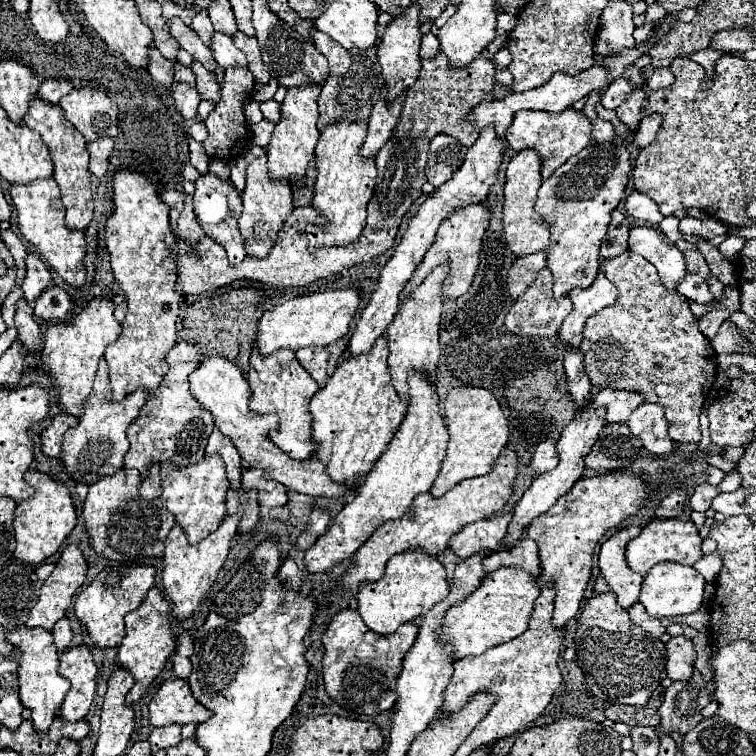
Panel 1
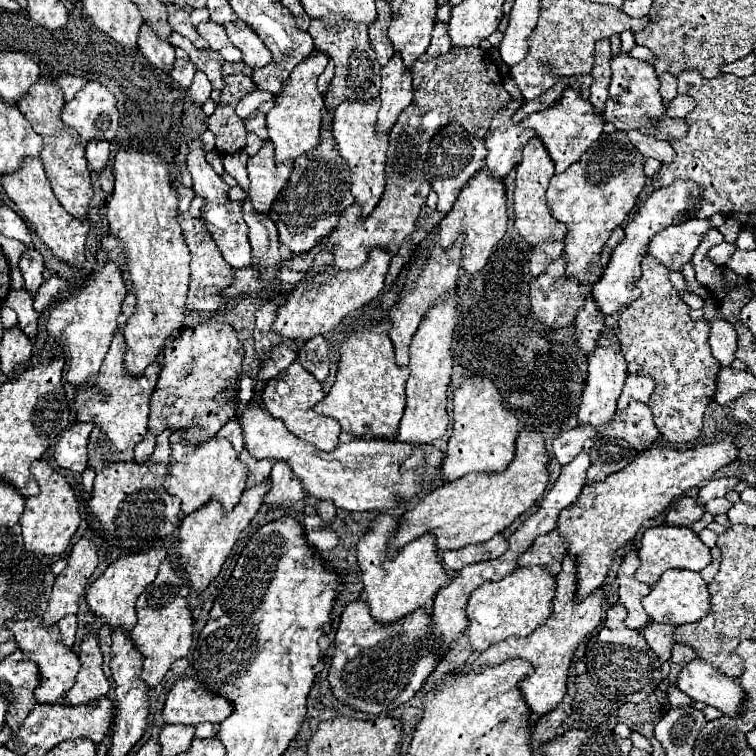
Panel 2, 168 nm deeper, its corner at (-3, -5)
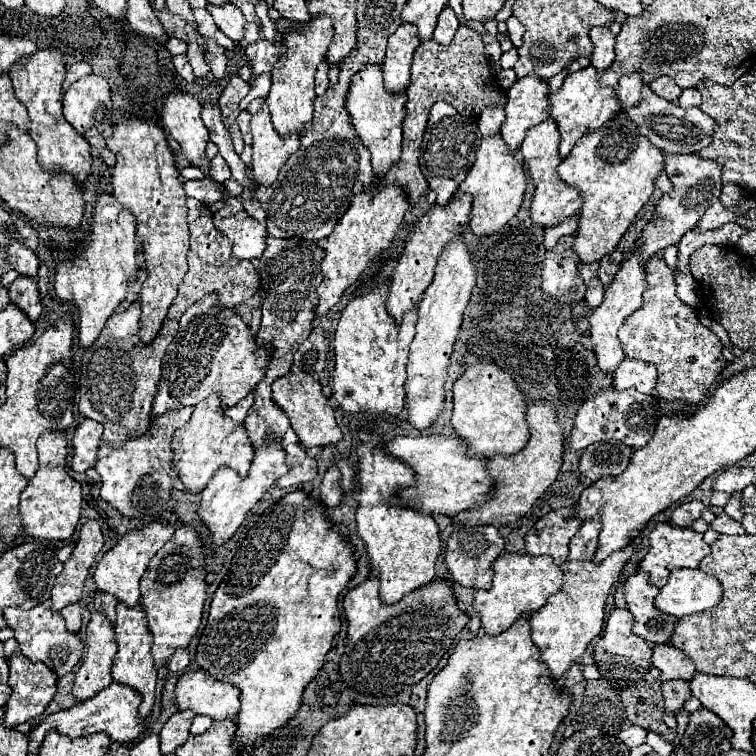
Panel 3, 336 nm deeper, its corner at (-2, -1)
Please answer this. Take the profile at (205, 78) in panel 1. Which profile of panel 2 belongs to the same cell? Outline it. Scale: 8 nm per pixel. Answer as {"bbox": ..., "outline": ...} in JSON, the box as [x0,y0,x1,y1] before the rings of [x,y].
{"bbox":[171,32,223,90],"outline":[[[177,32],[171,34],[171,42],[173,42],[173,46],[179,46],[189,54],[189,60],[195,64],[197,70],[207,74],[207,78],[213,84],[213,88],[217,88],[217,90],[223,88],[223,76],[221,76],[223,58],[217,52],[213,52],[213,50],[197,50],[187,38],[183,38]]]}

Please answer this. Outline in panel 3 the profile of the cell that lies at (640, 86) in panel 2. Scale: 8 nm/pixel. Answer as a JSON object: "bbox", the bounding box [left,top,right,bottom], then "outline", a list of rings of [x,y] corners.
{"bbox":[616,74,716,154],"outline":[[[640,74],[622,76],[622,80],[616,86],[616,94],[618,94],[618,100],[622,102],[622,110],[630,116],[630,120],[638,124],[640,132],[648,136],[650,142],[658,146],[664,154],[694,154],[710,144],[710,136],[714,134],[716,120],[712,120],[708,114],[704,114],[696,106],[680,108],[678,104],[662,100],[660,96],[654,96],[650,86],[642,82]]]}

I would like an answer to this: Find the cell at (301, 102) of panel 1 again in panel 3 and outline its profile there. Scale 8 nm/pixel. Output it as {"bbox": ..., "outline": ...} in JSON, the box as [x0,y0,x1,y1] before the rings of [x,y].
{"bbox":[266,16,332,136],"outline":[[[312,16],[310,22],[302,22],[302,32],[286,32],[286,52],[280,54],[278,62],[272,70],[272,88],[266,98],[272,124],[280,132],[280,136],[288,136],[290,132],[302,132],[304,124],[312,120],[312,102],[314,94],[314,72],[316,66],[326,58],[326,50],[332,40],[332,20],[328,16]]]}

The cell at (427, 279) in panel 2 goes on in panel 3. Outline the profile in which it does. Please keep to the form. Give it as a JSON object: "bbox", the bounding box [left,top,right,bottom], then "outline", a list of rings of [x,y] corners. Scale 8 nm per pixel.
{"bbox":[386,192,472,322],"outline":[[[456,192],[456,196],[452,196],[452,200],[446,206],[434,204],[412,226],[412,232],[410,232],[410,238],[408,238],[408,242],[404,246],[404,252],[400,254],[400,258],[396,262],[396,268],[394,268],[394,274],[392,274],[392,286],[390,286],[390,294],[388,294],[388,302],[386,302],[386,308],[394,316],[396,322],[402,320],[406,310],[410,310],[414,304],[418,304],[424,290],[432,282],[436,260],[438,260],[440,252],[444,250],[444,246],[454,236],[458,236],[466,228],[466,224],[470,220],[470,204],[472,204],[470,196],[466,196],[462,192]]]}

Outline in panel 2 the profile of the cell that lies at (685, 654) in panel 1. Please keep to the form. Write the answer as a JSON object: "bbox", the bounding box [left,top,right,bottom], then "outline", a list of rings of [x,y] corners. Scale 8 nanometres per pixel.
{"bbox":[677,658,743,718],"outline":[[[697,658],[683,666],[677,676],[677,688],[689,698],[705,702],[707,706],[715,706],[735,718],[739,714],[739,704],[743,702],[743,690],[733,678],[717,672],[717,668]]]}

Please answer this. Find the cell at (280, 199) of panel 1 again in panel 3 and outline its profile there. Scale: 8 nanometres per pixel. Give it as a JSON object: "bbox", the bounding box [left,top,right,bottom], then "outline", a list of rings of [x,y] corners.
{"bbox":[250,104,298,186],"outline":[[[266,104],[252,116],[250,132],[254,136],[252,142],[254,178],[258,184],[270,186],[276,180],[278,170],[290,158],[290,154],[298,150],[298,134],[290,132],[290,138],[288,136],[282,138],[270,124],[270,110],[266,108]]]}

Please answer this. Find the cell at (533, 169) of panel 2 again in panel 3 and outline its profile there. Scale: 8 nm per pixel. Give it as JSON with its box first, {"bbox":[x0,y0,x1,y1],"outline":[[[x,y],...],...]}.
{"bbox":[520,118,582,226],"outline":[[[552,118],[544,120],[542,124],[530,128],[526,132],[526,138],[520,146],[522,154],[524,154],[524,166],[530,174],[530,178],[536,184],[536,192],[534,192],[534,200],[532,200],[532,220],[540,226],[556,226],[562,220],[578,214],[578,208],[582,208],[582,196],[576,192],[576,188],[570,188],[568,184],[562,184],[556,168],[562,162],[560,152],[558,152],[558,144],[560,144],[560,132],[554,124]]]}

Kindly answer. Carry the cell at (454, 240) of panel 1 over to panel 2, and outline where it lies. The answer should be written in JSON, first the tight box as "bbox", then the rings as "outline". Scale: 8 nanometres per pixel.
{"bbox":[439,172,507,274],"outline":[[[487,172],[475,174],[459,192],[453,210],[441,220],[439,224],[439,246],[443,250],[451,248],[459,236],[463,236],[461,246],[461,262],[465,274],[479,272],[491,254],[491,248],[503,238],[507,230],[507,198],[505,198],[505,184],[503,180],[493,180]]]}

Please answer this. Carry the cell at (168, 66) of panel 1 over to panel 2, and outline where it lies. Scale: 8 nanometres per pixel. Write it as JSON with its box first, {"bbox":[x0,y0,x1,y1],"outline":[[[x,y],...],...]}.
{"bbox":[139,26,175,72],"outline":[[[141,26],[139,32],[139,50],[141,54],[159,70],[163,72],[171,72],[171,66],[175,64],[175,54],[173,54],[173,46],[169,42],[159,40],[147,26]]]}

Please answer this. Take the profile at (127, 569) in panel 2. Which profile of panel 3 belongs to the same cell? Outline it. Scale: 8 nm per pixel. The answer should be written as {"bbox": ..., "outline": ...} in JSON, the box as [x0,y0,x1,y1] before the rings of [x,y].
{"bbox":[94,512,176,606],"outline":[[[168,512],[162,520],[156,520],[154,524],[146,524],[140,530],[130,530],[126,532],[126,536],[112,548],[108,550],[102,560],[96,566],[94,572],[94,582],[98,586],[98,590],[102,592],[112,592],[120,602],[134,606],[140,600],[140,578],[148,568],[150,558],[166,544],[166,540],[170,540],[170,536],[176,530],[176,514]]]}

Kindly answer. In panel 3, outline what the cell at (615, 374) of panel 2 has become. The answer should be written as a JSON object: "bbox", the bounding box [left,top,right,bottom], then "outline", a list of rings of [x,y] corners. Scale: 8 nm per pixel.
{"bbox":[590,248,646,374],"outline":[[[636,248],[632,252],[632,256],[622,262],[614,282],[606,288],[604,302],[590,316],[590,332],[592,332],[592,342],[594,342],[594,352],[596,352],[596,358],[598,358],[598,366],[604,372],[610,372],[610,374],[618,368],[620,360],[624,358],[622,344],[620,344],[620,338],[618,338],[618,330],[632,312],[642,308],[642,292],[646,288],[646,274],[644,274],[644,268],[640,266],[638,252],[640,252],[640,248]]]}

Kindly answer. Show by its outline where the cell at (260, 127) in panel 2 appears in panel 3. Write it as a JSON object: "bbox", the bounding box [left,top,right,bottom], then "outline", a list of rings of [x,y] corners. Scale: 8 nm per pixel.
{"bbox":[238,110,252,145],"outline":[[[242,110],[242,112],[240,112],[240,116],[238,116],[238,126],[240,126],[240,132],[243,134],[244,143],[248,145],[252,144],[250,118],[252,118],[252,114],[250,114],[250,112],[246,112],[246,110]]]}

